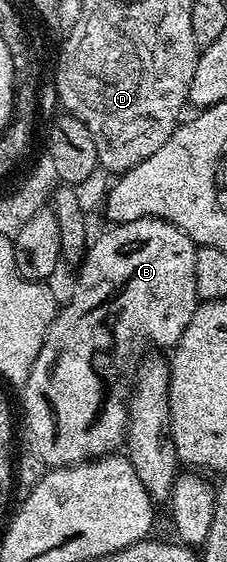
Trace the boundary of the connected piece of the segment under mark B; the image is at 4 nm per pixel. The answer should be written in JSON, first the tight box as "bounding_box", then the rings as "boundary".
{"bounding_box":[21,216,201,469],"boundary":[[[143,216],[108,229],[92,242],[91,250],[86,251],[81,262],[83,270],[81,268],[77,274],[75,293],[58,309],[33,362],[33,370],[21,385],[23,412],[27,415],[27,428],[35,443],[34,455],[48,469],[67,468],[71,464],[95,460],[98,456],[112,455],[118,449],[115,447],[124,443],[129,404],[124,397],[122,400],[115,396],[114,390],[107,385],[106,374],[99,372],[98,364],[105,363],[114,348],[119,356],[139,352],[143,344],[152,344],[155,350],[174,349],[201,303],[195,281],[197,245],[175,224]]]}

